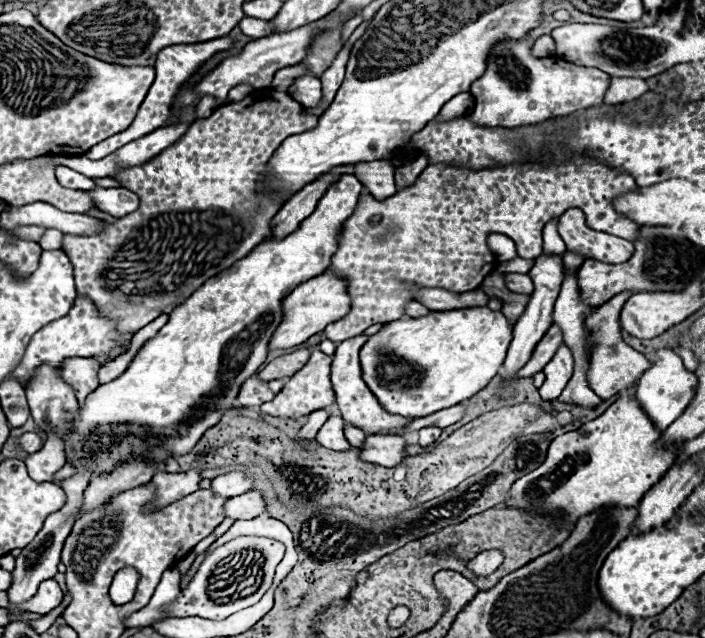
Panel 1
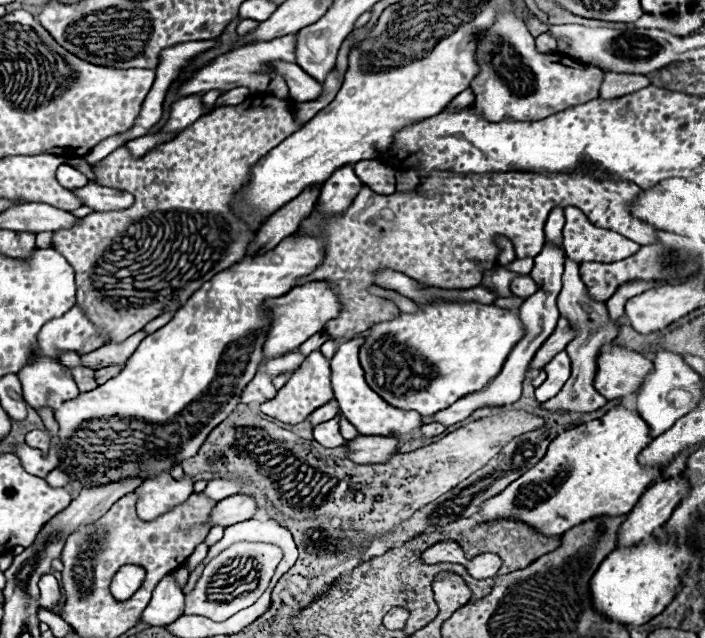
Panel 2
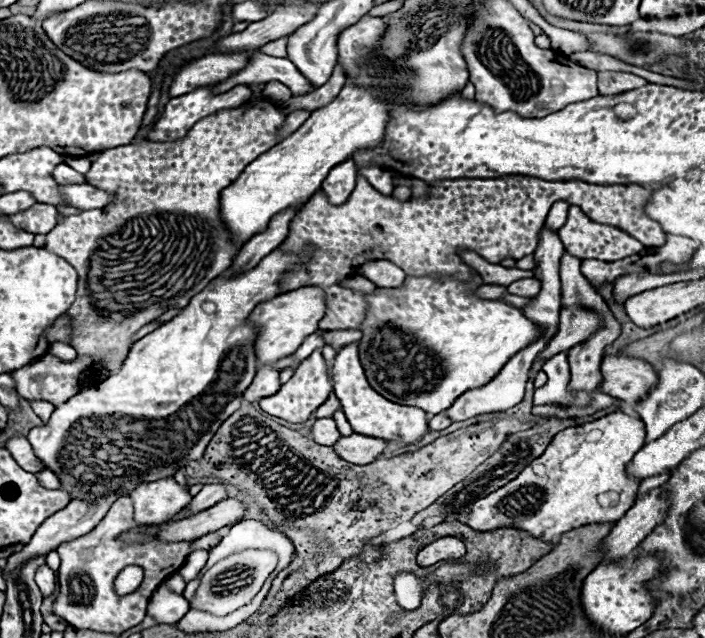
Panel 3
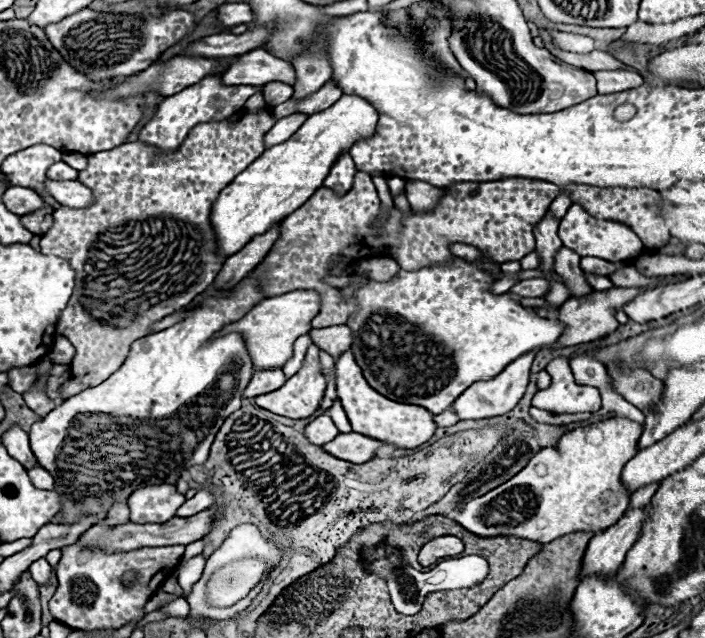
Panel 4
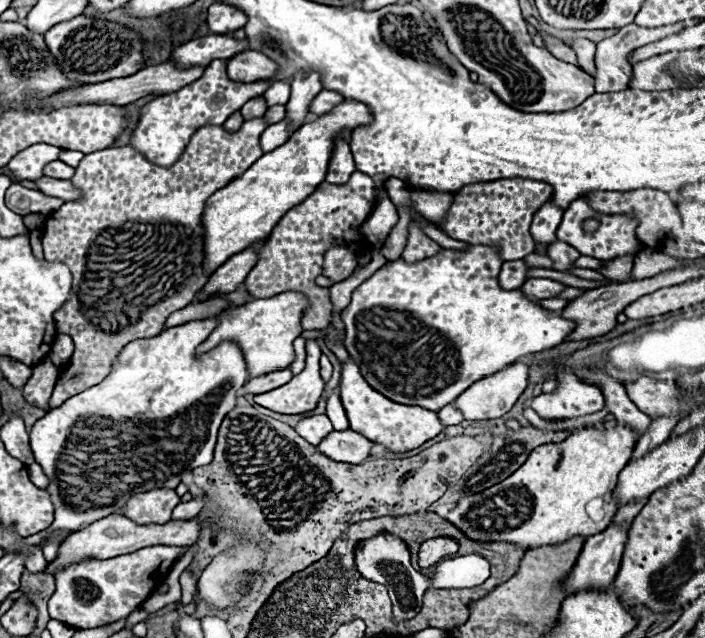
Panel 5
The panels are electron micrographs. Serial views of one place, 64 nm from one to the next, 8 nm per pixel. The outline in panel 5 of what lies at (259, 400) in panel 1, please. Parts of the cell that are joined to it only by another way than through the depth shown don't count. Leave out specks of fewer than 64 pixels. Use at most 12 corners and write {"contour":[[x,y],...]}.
{"contour":[[276,370],[250,378],[244,394],[280,388],[292,378],[290,370]]}

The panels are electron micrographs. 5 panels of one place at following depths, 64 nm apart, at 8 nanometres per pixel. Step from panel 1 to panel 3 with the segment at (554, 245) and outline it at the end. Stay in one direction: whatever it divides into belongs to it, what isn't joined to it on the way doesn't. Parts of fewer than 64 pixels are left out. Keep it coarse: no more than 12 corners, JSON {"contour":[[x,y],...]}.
{"contour":[[556,202],[546,218],[546,228],[558,232],[566,222],[568,204]]}

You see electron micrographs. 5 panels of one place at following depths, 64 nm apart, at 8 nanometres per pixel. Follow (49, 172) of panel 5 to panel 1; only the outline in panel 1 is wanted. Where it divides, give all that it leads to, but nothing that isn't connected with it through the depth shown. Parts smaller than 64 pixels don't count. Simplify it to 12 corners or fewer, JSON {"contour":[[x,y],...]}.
{"contour":[[66,166],[54,170],[64,188],[88,190],[96,186],[92,178]]}

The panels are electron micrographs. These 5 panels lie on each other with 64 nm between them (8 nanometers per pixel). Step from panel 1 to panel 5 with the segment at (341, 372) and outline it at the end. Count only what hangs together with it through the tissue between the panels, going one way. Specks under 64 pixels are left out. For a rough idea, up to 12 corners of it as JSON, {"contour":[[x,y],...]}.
{"contour":[[342,362],[350,428],[392,452],[442,430],[436,412],[396,404]]}

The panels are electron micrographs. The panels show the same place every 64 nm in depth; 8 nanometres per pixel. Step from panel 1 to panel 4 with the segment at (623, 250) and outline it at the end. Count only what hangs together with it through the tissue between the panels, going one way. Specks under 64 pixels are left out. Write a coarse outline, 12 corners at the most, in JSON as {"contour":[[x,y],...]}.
{"contour":[[568,208],[558,236],[580,256],[636,258],[644,244],[628,226]]}

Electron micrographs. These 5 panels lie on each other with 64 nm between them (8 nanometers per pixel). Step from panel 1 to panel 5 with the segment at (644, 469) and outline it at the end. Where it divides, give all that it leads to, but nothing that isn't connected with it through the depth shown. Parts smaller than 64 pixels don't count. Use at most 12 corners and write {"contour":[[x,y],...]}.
{"contour":[[628,424],[544,444],[446,516],[526,548],[606,530]]}

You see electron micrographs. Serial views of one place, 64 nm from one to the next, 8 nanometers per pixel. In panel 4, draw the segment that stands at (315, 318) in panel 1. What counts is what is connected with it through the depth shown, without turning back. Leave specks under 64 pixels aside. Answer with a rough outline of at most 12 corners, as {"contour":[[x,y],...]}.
{"contour":[[316,290],[258,302],[242,332],[256,370],[282,368],[320,312]]}

